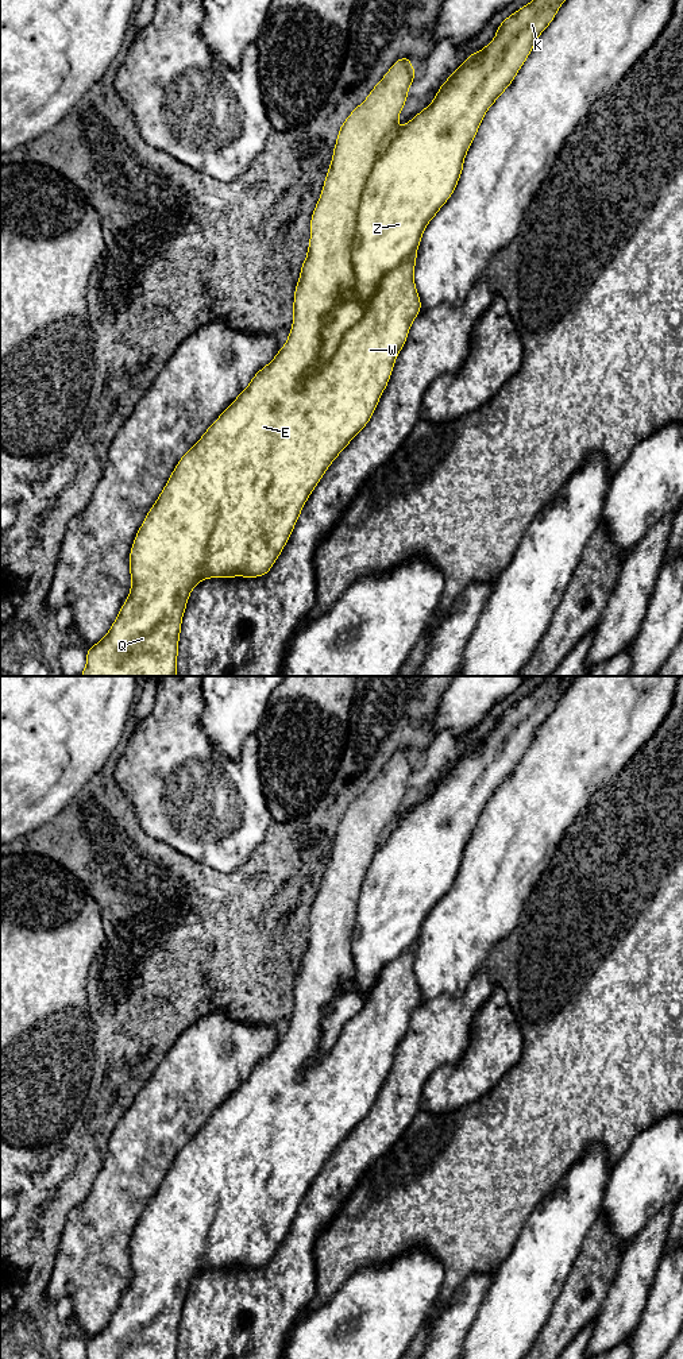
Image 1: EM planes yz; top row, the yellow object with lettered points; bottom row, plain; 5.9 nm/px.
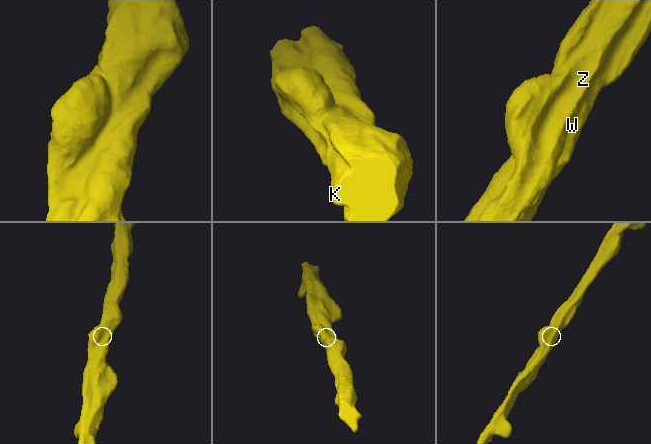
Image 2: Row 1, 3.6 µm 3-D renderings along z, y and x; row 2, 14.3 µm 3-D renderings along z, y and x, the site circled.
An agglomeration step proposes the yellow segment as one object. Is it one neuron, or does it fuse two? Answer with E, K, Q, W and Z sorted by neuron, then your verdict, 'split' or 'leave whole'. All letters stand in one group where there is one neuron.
groups E Q W / K Z; split

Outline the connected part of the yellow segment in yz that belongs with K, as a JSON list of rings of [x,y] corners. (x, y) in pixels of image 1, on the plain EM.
[[[552,676],[508,707],[498,717],[494,730],[485,740],[471,744],[439,779],[435,791],[387,831],[360,889],[351,942],[355,976],[351,981],[343,981],[335,1000],[325,1005],[320,1050],[309,1065],[331,1053],[344,1023],[364,1007],[366,995],[385,965],[417,941],[425,918],[454,885],[463,862],[464,848],[487,800],[510,777],[536,730],[553,711],[575,677]]]

